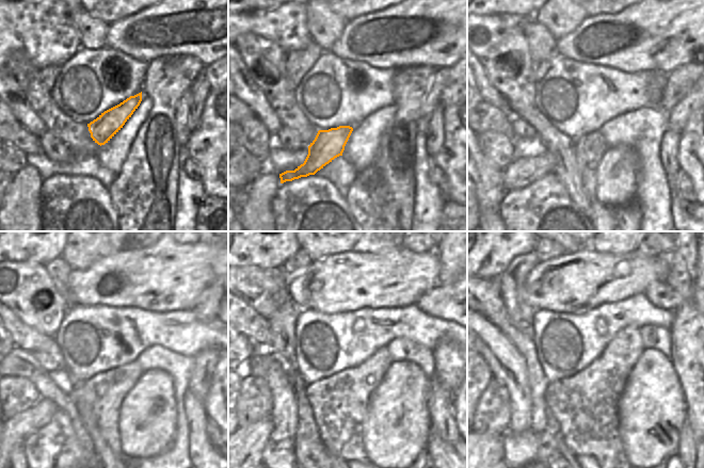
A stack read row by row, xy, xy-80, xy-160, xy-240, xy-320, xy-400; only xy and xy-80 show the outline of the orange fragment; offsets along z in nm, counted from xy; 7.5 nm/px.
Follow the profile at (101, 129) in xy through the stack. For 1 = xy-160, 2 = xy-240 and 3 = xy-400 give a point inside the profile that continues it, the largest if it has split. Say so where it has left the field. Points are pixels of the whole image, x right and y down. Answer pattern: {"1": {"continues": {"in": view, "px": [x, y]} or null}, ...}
{"1": {"continues": {"in": "xy-160", "px": [522, 172]}}, "2": {"continues": {"in": "xy-240", "px": [15, 431]}}, "3": {"continues": {"in": "xy-400", "px": [489, 448]}}}

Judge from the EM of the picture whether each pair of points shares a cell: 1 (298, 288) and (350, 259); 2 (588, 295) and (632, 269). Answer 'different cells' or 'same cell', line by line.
1: same cell
2: same cell

